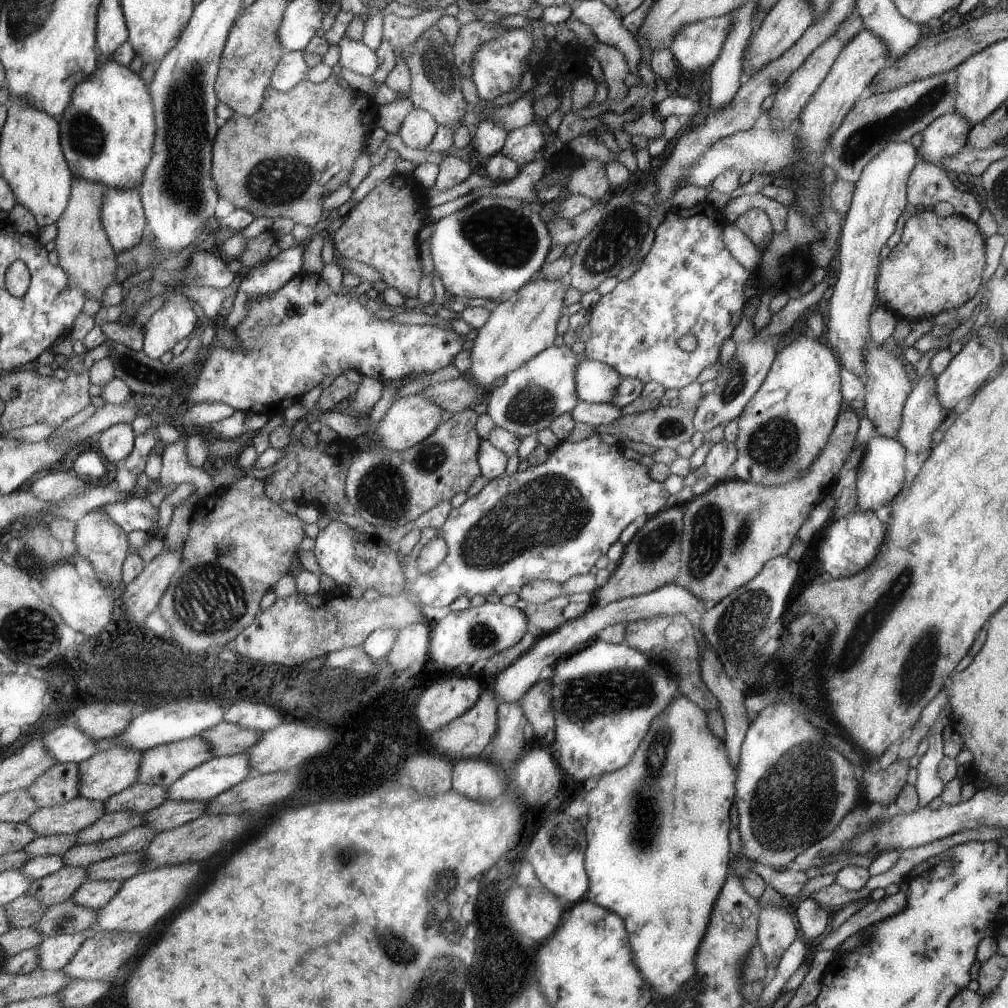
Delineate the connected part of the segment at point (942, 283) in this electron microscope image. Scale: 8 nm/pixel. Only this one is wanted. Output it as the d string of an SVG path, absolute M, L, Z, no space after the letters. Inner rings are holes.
M930 209L918 210L914 216L905 221L900 242L890 250L886 258L883 258L883 260L879 262L878 291L880 304L889 310L896 320L907 319L910 322L924 318L934 318L941 312L952 311L953 309L959 308L962 304L966 304L966 302L972 300L972 298L978 294L978 290L982 288L982 272L984 272L986 266L985 246L986 240L974 221L968 220L968 218L958 215L956 212L946 218L940 218L940 216Z

